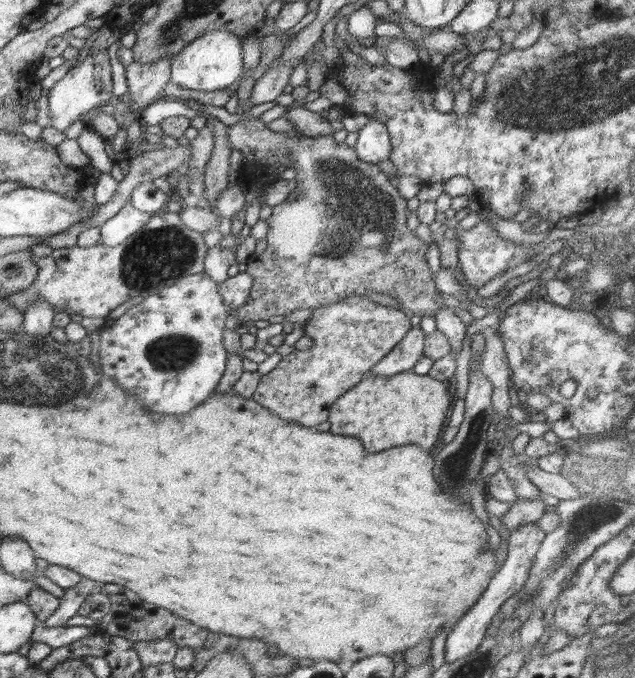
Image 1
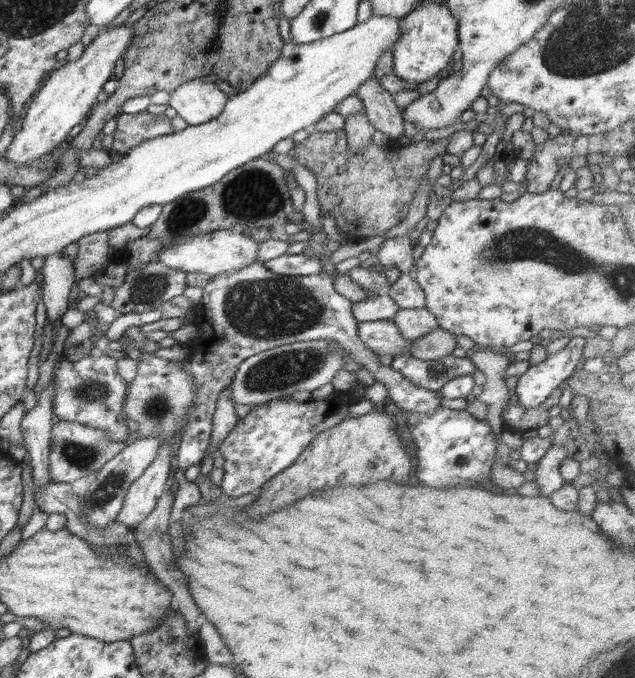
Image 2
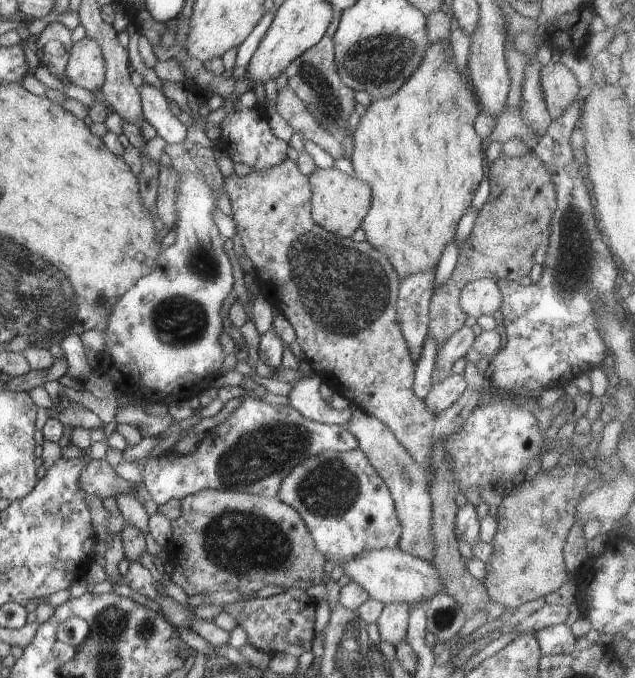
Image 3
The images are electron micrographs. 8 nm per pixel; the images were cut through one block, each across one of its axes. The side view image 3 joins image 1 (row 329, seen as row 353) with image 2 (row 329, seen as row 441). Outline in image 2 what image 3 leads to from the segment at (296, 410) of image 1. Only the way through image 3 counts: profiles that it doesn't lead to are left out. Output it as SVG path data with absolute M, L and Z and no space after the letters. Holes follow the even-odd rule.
M426 307L398 309L393 321L400 334L410 342L440 328L437 318Z

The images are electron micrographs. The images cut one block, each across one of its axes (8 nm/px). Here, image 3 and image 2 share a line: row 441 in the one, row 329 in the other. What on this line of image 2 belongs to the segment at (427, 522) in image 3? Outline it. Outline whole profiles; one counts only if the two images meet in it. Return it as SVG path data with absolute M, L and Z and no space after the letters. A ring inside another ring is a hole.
M373 320L358 323L360 340L376 355L398 356L404 347L409 346L396 322L393 320Z

